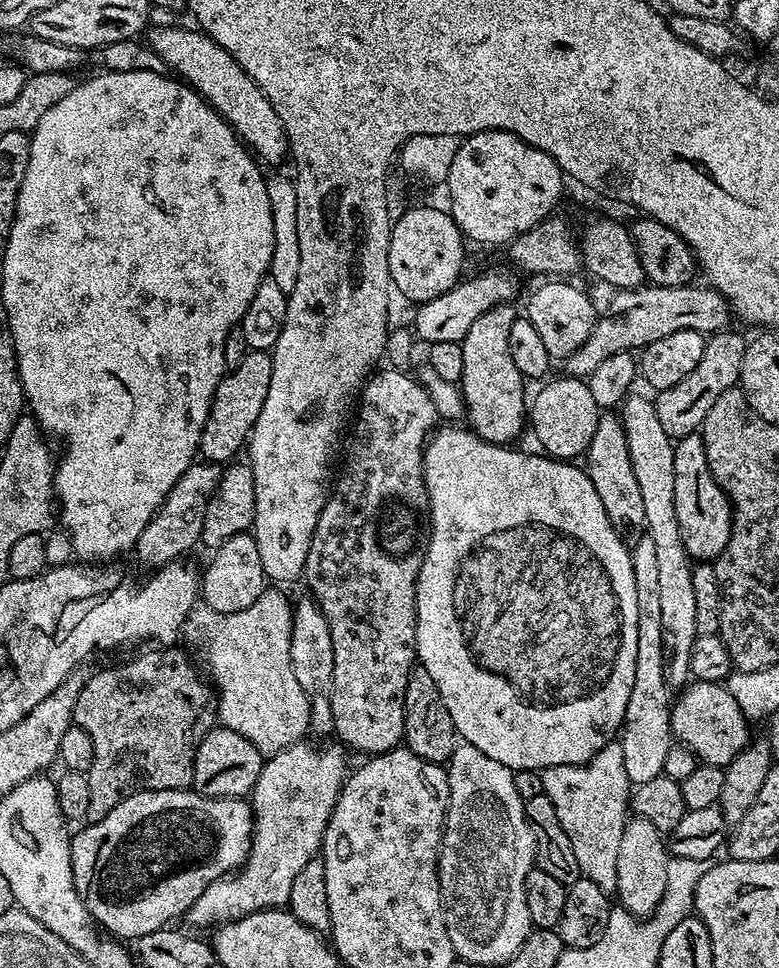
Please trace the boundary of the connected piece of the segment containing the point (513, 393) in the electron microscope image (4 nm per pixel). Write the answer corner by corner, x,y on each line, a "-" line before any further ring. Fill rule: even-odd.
511,303
494,306
486,310
486,314
482,314
482,318
474,322
474,326
470,326
466,338
462,341
462,378
459,382
467,412
467,427
480,439
505,446
519,441
521,432
526,427
526,398
524,402
526,377
520,373
518,366
514,366
514,358
510,358
510,326
514,326
518,315
517,309
514,310
512,307

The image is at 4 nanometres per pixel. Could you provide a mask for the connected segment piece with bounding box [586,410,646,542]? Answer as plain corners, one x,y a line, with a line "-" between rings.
608,410
601,415
594,436
590,439
586,460
588,477
590,482
594,482
594,490
598,490
598,498
602,498
606,518
610,518
614,530
620,533
625,541
639,540
646,532
646,513
642,507
642,493
638,481
634,478
634,466
630,462
630,446
626,446
626,430
615,411

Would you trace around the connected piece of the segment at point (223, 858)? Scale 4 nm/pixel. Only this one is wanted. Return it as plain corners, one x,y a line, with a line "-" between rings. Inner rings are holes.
186,788
134,792
118,802
106,818
84,826
77,836
75,833
71,837
74,886
84,897
93,921
105,933
128,942
169,927
179,916
181,919
206,886
235,873
252,849
252,806
247,799
235,796
210,798

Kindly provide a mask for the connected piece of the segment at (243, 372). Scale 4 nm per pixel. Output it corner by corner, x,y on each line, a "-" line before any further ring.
250,350
238,366
231,369
218,382
216,393
210,406
210,414
202,426
199,455
205,461
217,466
227,465
235,461
236,456
245,451
248,437
254,430
254,422
258,422
258,414
262,414
262,406
266,402
266,394
270,391
270,374
272,358
268,352

